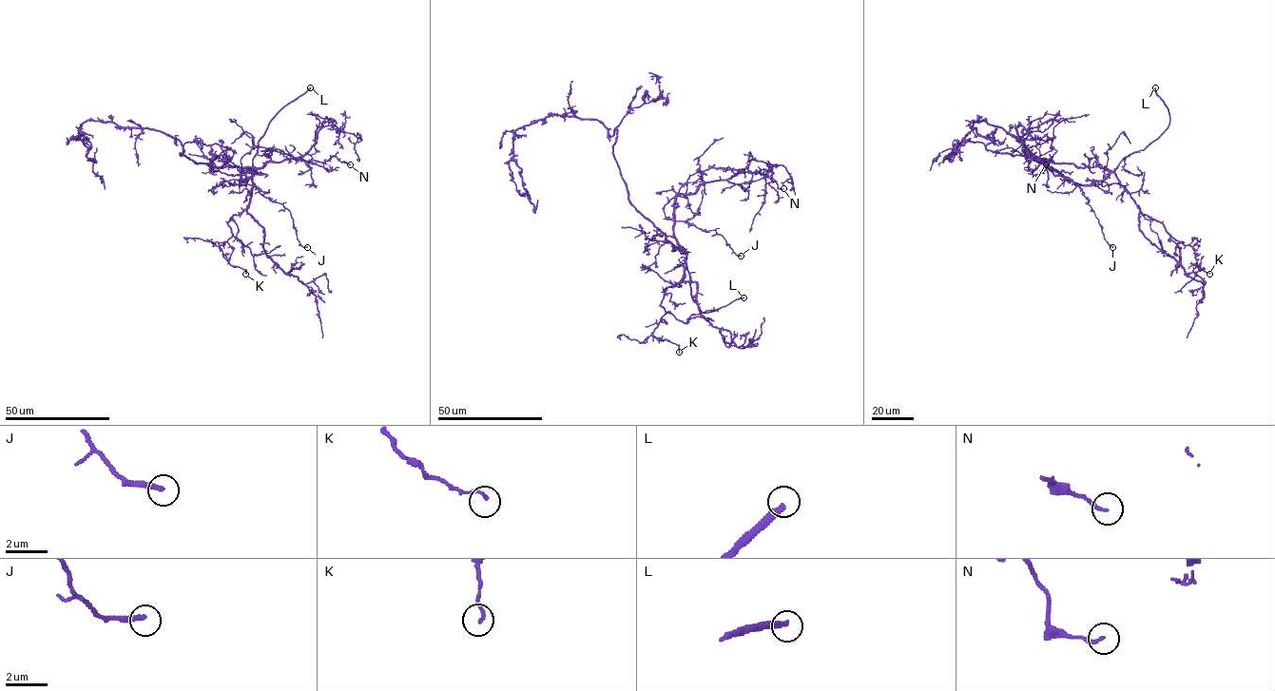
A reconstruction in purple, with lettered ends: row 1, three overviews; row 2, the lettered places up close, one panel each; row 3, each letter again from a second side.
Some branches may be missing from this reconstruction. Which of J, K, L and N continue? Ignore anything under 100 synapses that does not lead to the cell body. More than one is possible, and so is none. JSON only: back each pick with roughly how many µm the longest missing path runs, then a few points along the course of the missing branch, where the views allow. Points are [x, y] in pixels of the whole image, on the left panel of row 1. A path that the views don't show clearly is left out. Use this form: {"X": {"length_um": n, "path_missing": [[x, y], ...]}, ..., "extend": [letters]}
{"L": {"length_um": 10, "path_missing": [[310, 87], [321, 78], [325, 79]]}, "extend": ["L"]}

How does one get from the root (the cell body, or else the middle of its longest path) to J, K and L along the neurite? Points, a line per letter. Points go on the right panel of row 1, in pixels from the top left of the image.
J: (1067, 163), (1083, 168), (1102, 166), (1109, 172), (1103, 180), (1078, 185), (1098, 220), (1104, 239), (1112, 247)
K: (1067, 163), (1102, 166), (1112, 172), (1141, 213), (1159, 221), (1175, 239), (1192, 246), (1197, 265), (1209, 274)
L: (1067, 163), (1102, 166), (1113, 172), (1124, 158), (1155, 141), (1169, 120), (1155, 87)

